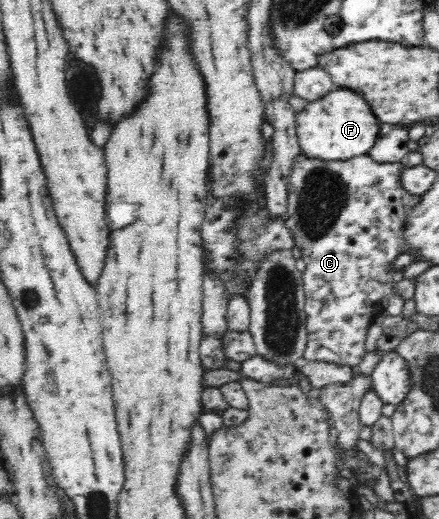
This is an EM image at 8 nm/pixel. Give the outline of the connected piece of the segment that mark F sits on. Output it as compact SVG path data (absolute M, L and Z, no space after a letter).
M342 87L319 101L309 102L296 114L296 132L302 154L322 162L347 162L365 155L379 135L380 124L362 97Z

